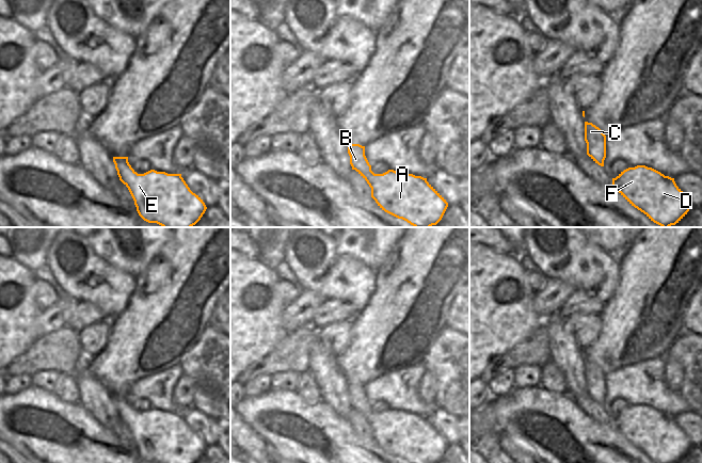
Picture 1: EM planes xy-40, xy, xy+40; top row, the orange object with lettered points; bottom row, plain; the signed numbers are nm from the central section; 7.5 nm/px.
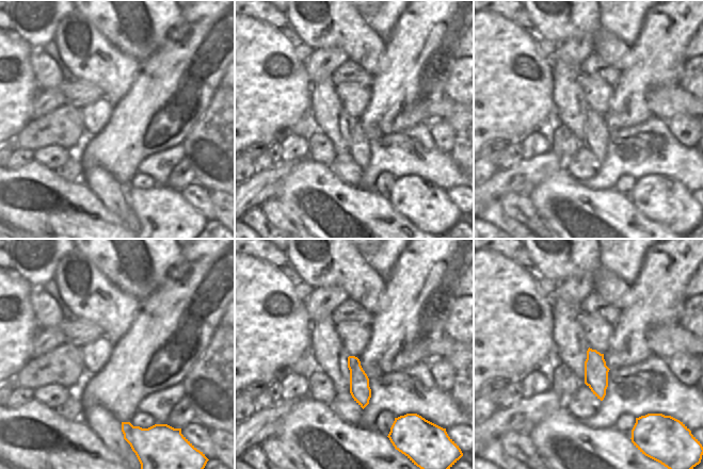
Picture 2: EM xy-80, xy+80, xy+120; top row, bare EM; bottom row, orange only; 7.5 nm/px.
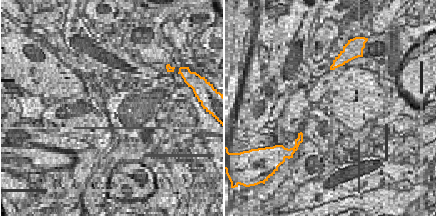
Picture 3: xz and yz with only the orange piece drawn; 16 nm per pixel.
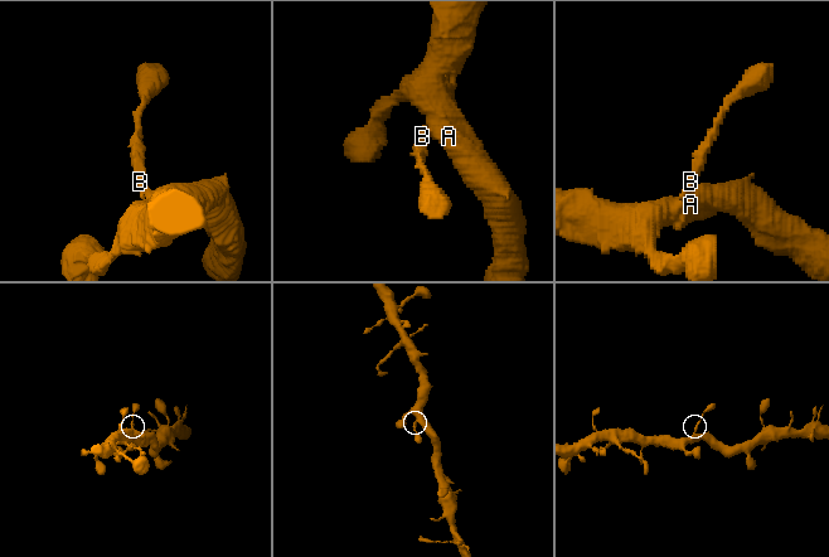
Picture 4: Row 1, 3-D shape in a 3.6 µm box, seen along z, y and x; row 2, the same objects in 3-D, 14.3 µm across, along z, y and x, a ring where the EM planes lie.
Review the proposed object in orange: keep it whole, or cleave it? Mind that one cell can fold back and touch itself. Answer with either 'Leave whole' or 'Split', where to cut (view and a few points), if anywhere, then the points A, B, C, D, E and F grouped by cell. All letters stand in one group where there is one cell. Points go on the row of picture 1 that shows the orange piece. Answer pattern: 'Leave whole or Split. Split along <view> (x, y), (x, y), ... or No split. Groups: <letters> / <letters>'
Leave whole. No split. Groups: A B C D E F

